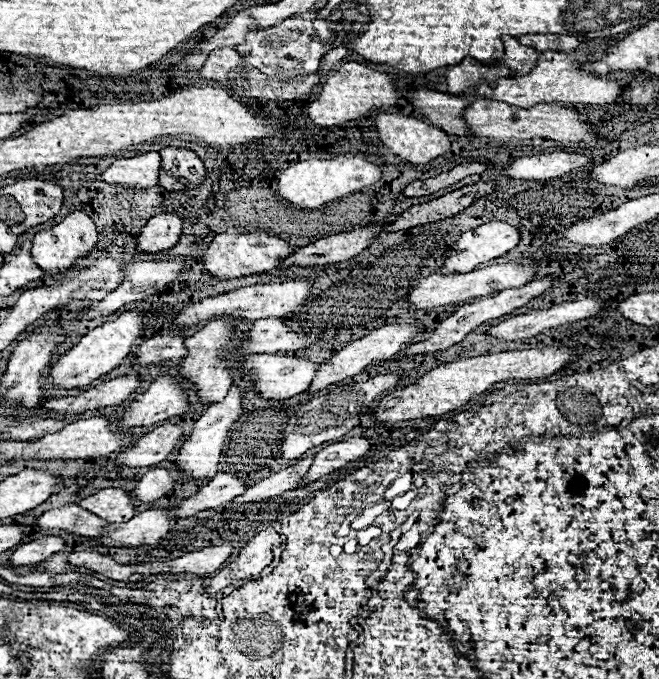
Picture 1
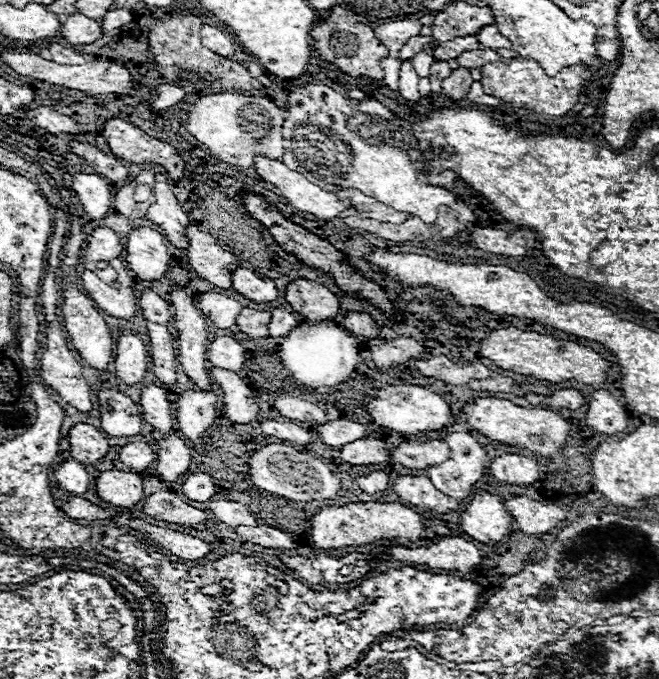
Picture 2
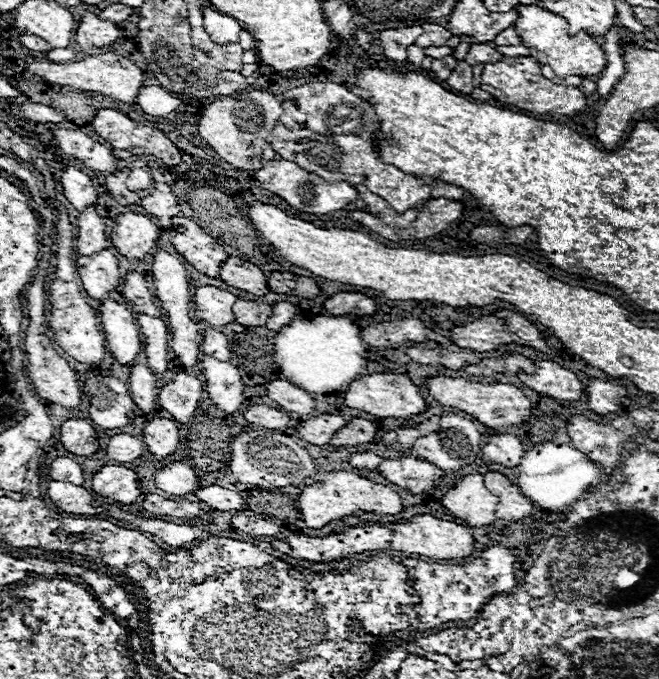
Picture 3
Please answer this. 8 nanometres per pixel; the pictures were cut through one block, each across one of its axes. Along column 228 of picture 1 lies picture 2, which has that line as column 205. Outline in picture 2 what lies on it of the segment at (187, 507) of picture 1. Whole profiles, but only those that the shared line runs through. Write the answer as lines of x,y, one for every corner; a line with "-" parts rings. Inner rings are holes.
192,472
186,476
186,480
182,484
182,494
196,502
208,502
216,494
216,486
208,474

